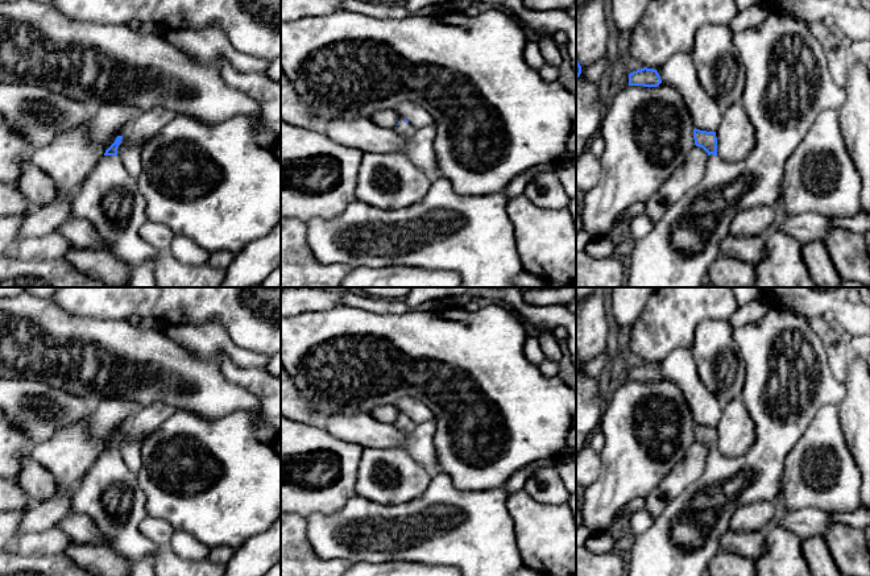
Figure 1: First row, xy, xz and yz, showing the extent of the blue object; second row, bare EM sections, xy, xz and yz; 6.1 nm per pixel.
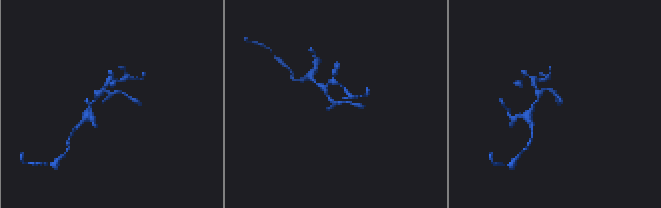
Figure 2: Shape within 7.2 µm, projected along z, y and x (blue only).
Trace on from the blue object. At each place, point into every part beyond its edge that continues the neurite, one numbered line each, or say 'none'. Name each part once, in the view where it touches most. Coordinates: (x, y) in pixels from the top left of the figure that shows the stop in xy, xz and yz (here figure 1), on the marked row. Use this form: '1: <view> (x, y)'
1: xy (108, 198)

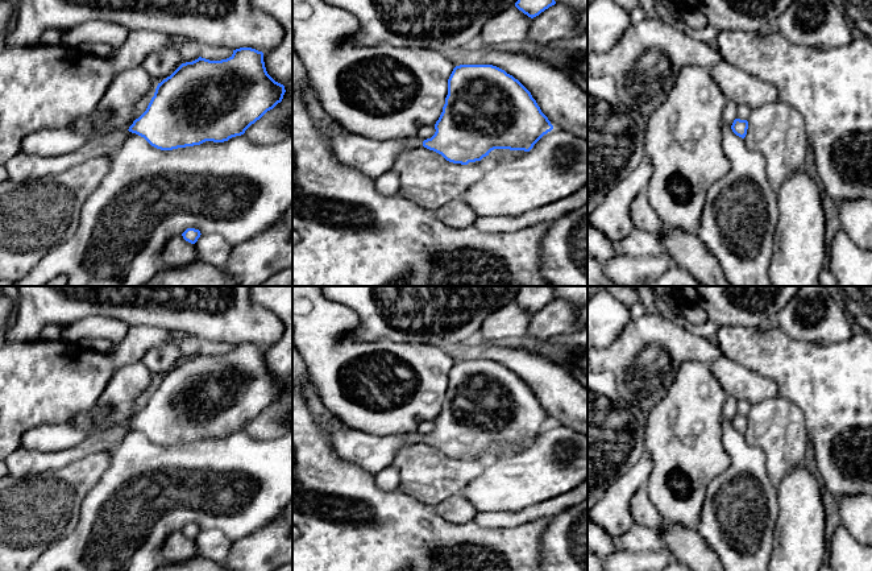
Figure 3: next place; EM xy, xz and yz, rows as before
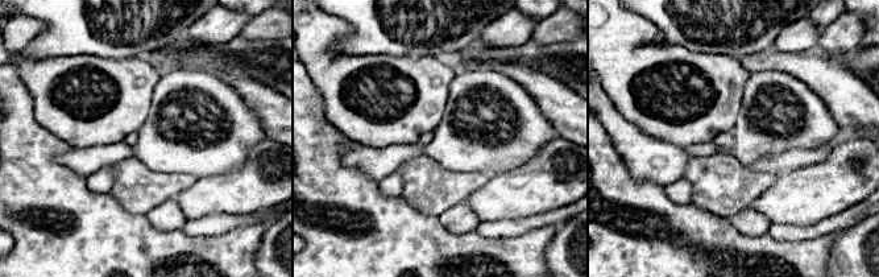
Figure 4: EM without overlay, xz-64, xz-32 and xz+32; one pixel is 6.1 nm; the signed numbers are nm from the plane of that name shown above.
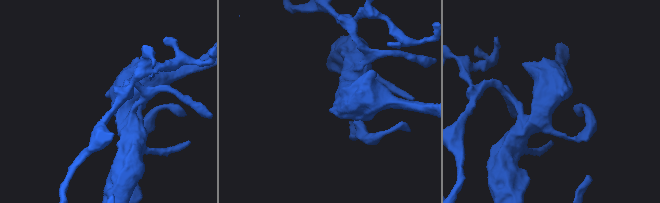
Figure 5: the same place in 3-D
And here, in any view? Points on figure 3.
1: xz (411, 143)

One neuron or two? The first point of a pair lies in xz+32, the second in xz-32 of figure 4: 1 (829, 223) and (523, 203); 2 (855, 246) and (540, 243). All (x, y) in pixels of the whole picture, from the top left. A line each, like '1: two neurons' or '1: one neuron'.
1: two neurons
2: two neurons

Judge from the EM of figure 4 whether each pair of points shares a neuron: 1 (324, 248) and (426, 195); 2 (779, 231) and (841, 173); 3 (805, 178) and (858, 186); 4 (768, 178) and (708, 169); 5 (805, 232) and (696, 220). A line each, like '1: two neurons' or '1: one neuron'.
1: two neurons
2: two neurons
3: one neuron
4: one neuron
5: two neurons

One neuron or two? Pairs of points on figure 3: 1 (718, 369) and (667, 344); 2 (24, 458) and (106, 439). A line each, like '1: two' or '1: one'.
1: two
2: one

